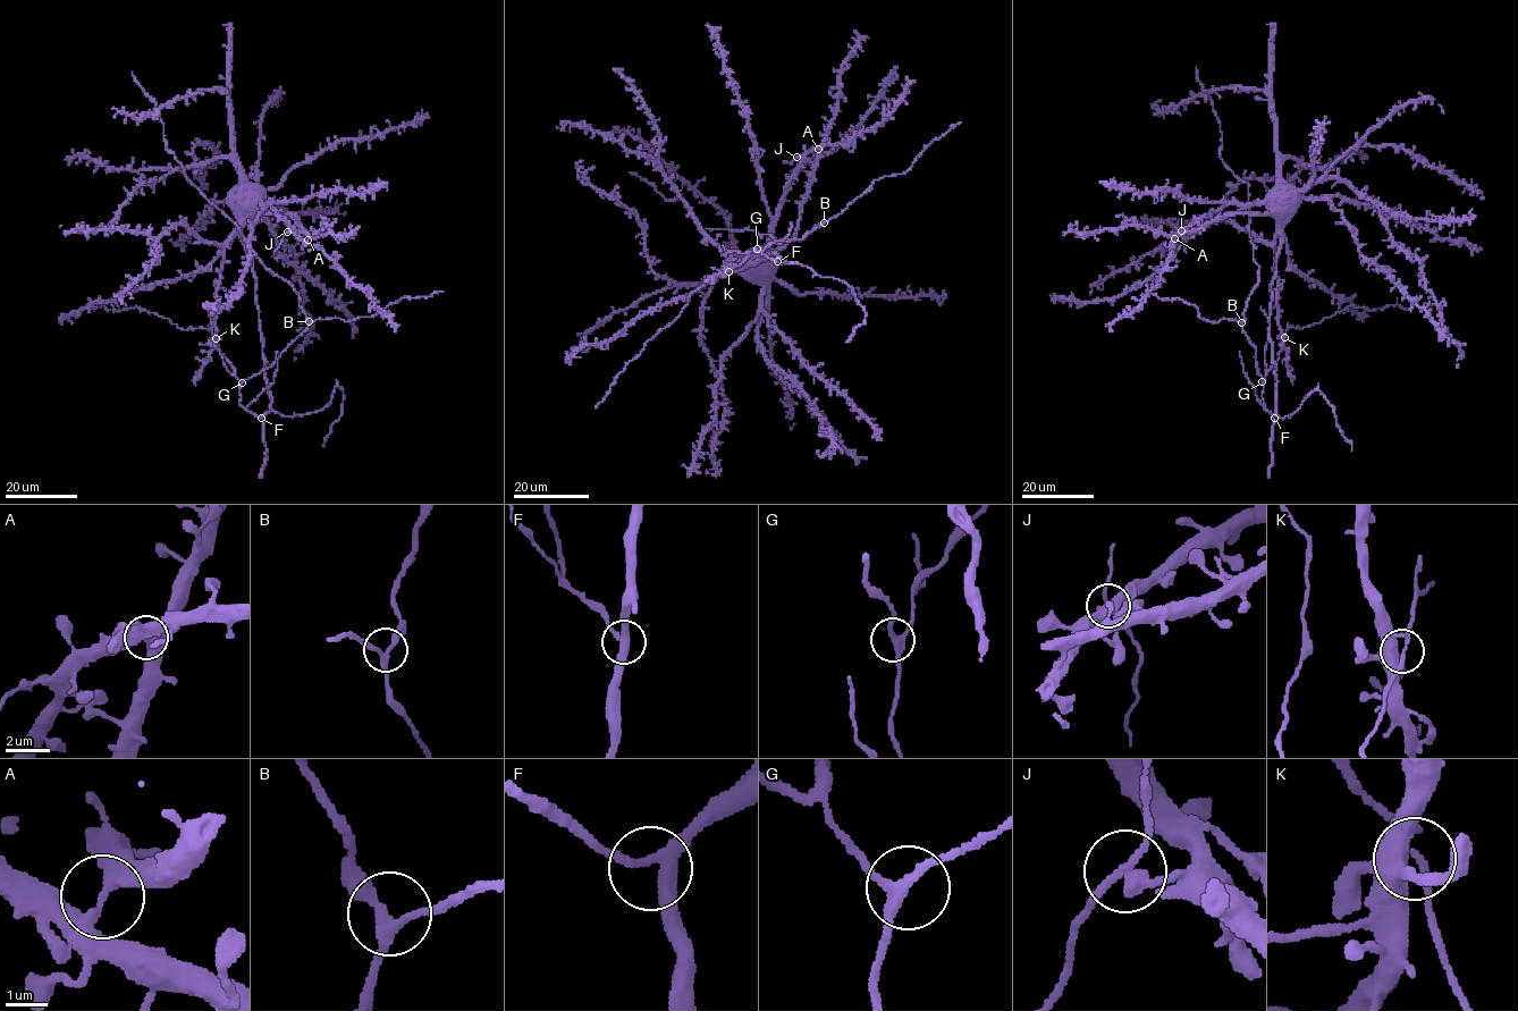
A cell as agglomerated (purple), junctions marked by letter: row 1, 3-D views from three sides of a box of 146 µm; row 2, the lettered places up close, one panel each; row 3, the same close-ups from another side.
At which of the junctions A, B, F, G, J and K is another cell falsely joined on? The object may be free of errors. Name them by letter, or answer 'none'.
J

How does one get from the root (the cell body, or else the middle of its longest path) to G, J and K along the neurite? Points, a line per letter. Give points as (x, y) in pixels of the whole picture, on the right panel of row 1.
G: (1288, 195), (1293, 202), (1292, 217), (1278, 233), (1275, 246), (1279, 327), (1284, 339), (1278, 360), (1262, 381)
J: (1288, 195), (1287, 201), (1224, 204), (1181, 230)
K: (1288, 195), (1293, 202), (1292, 217), (1278, 233), (1275, 246), (1279, 327), (1284, 337)

